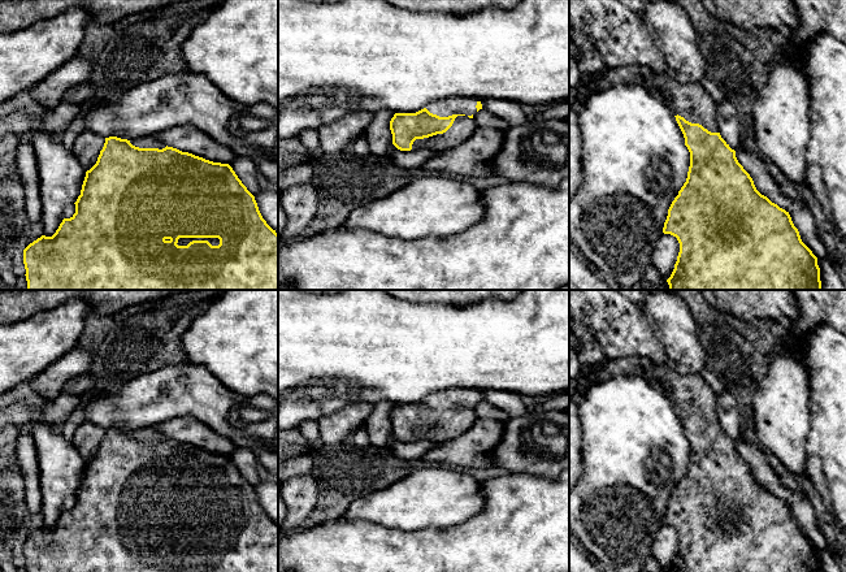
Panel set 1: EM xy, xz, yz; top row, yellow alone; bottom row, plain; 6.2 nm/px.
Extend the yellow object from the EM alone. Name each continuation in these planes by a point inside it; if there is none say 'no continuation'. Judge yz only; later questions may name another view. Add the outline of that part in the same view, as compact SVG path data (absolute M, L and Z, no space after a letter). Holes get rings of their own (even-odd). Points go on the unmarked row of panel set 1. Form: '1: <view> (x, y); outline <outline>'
1: yz (692, 393); outline M655 364L646 377L659 381L674 407L681 407L691 415L699 415L711 424L719 424L716 416L717 394L700 374L680 374L665 364Z

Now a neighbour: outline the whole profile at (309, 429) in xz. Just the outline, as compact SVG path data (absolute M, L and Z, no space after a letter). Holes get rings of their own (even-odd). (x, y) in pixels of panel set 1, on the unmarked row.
M305 421L299 426L299 430L308 443L320 446L320 428L317 425L317 421Z

